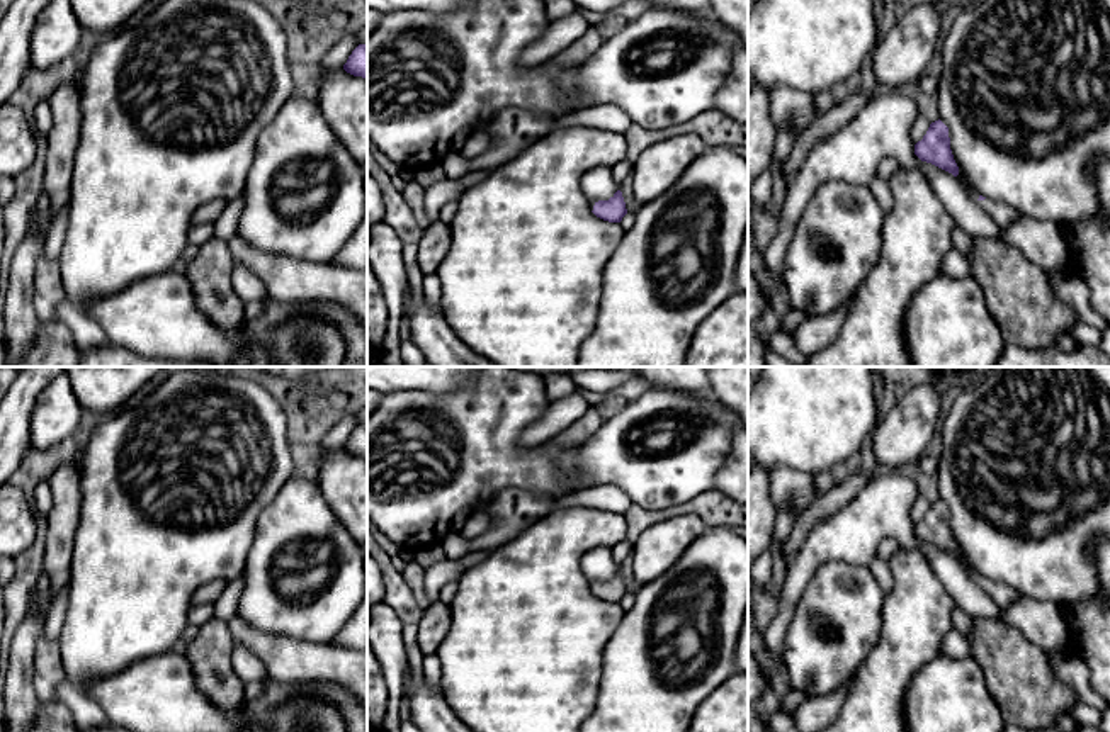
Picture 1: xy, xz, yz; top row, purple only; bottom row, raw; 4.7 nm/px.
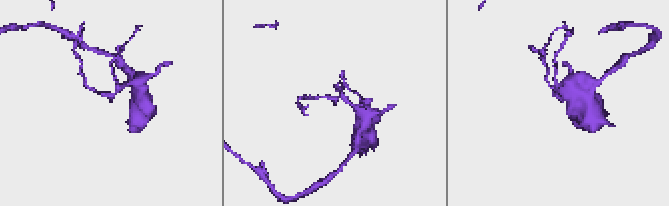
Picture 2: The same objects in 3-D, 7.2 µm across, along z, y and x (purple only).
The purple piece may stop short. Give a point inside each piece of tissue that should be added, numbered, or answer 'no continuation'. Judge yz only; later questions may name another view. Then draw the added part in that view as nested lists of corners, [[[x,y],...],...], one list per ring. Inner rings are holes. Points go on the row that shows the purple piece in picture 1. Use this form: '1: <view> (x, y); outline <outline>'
1: yz (1002, 214); outline [[[960,173],[957,175],[957,178],[966,189],[966,192],[986,211],[986,214],[994,221],[998,228],[1006,228],[1023,216],[1022,211],[1003,202],[996,202],[991,199],[981,200],[979,194],[966,183]]]

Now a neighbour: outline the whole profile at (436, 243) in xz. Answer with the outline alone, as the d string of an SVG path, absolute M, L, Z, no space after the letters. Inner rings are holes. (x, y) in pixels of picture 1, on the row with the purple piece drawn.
M437 219L432 222L418 245L418 265L425 275L437 273L452 245L452 229L447 222Z

